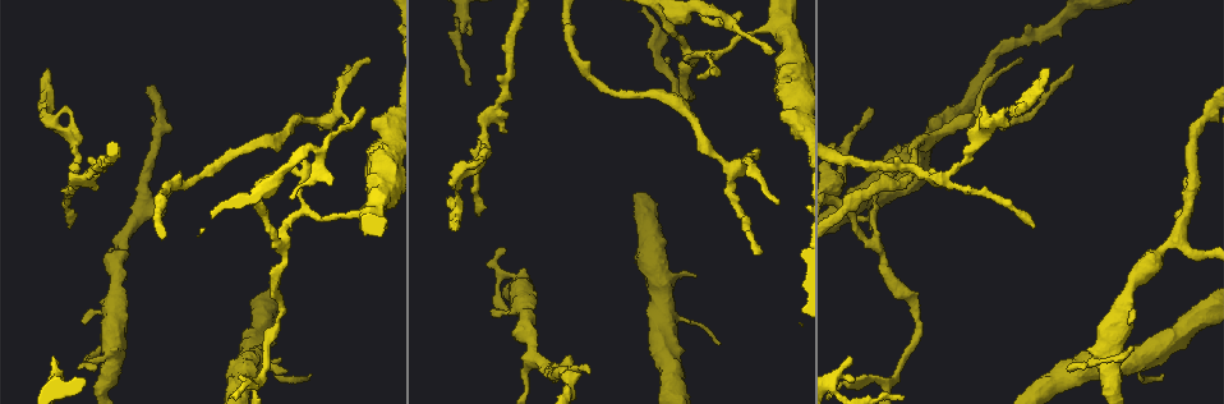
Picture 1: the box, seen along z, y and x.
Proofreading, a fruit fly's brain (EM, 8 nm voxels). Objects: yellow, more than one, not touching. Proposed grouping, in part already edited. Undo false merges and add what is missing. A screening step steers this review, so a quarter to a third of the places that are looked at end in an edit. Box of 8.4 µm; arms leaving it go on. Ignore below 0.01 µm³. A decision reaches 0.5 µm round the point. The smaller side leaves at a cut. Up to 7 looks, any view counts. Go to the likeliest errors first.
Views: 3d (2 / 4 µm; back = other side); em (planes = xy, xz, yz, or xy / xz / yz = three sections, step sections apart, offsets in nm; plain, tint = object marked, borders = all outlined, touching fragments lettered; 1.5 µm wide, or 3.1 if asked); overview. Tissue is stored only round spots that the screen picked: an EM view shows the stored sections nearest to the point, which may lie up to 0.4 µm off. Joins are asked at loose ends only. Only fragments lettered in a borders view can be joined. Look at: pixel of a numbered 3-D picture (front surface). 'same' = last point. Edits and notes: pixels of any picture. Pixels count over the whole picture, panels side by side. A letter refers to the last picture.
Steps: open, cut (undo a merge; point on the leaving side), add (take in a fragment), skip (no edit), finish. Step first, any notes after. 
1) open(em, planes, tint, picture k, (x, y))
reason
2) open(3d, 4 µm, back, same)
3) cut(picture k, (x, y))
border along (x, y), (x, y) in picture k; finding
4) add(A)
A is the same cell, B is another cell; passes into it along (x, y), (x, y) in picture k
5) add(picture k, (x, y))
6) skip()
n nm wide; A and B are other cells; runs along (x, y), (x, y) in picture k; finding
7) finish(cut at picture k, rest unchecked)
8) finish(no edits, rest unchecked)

open(3d, 4 µm, picture 1, (68, 226))
tapers out

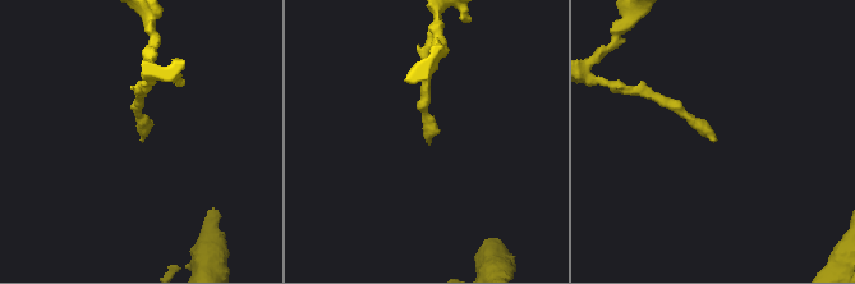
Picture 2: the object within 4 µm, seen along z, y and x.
open(em, planes, borders, picture 2, (717, 140))
shape alone is not enough

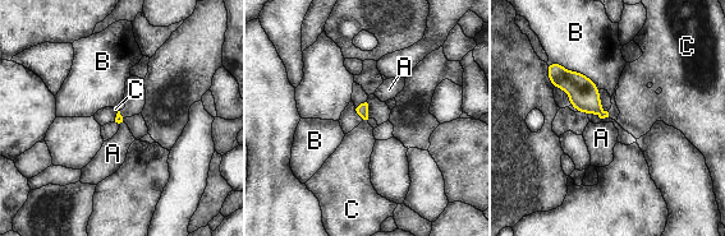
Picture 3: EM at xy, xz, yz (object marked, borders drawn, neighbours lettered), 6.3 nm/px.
skip()
A, B and C are other cells; none of them fits

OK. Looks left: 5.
open(3d, 4 µm, picture 1, (868, 109))
an open end

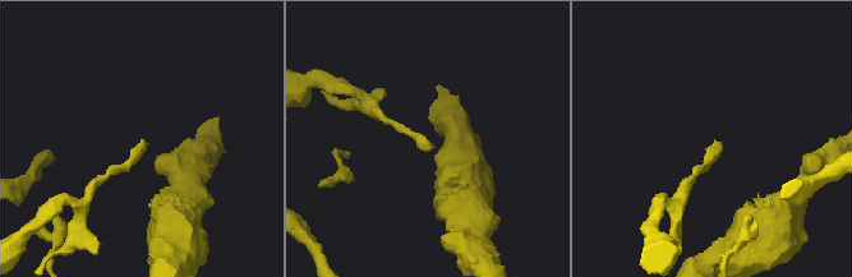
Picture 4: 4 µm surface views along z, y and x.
open(em, yz, step 4, tint, picture 4, (716, 140))

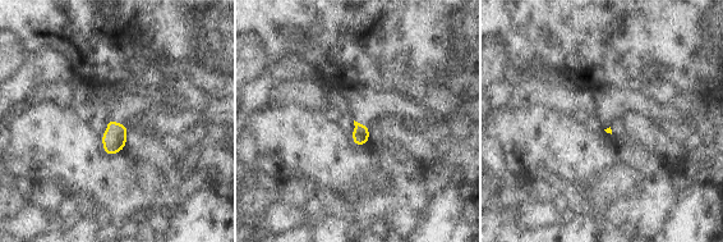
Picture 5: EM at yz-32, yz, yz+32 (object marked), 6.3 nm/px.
open(em, yz, step 4, borders, same)
what lies round it

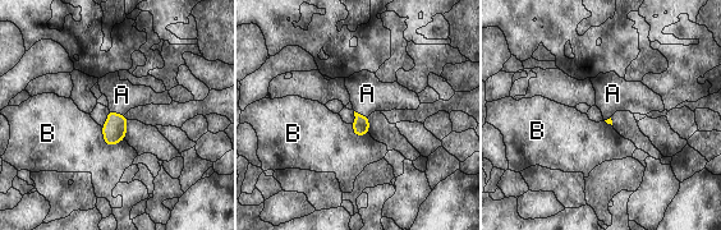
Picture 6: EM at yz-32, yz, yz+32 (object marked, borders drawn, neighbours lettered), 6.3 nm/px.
add(picture 6, (122, 95))
A is the same cell, B is another cell; passes into it along (114, 130), (115, 113), (122, 95) in picture 6; the neuron continues

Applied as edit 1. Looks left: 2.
finish(add at picture 6, rest unchecked)

